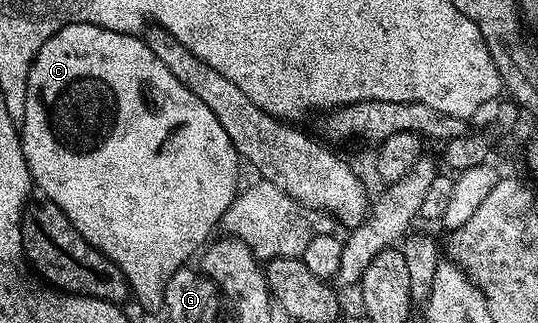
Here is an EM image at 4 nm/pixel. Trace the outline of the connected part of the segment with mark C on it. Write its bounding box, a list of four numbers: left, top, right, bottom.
[20,24,240,303]

